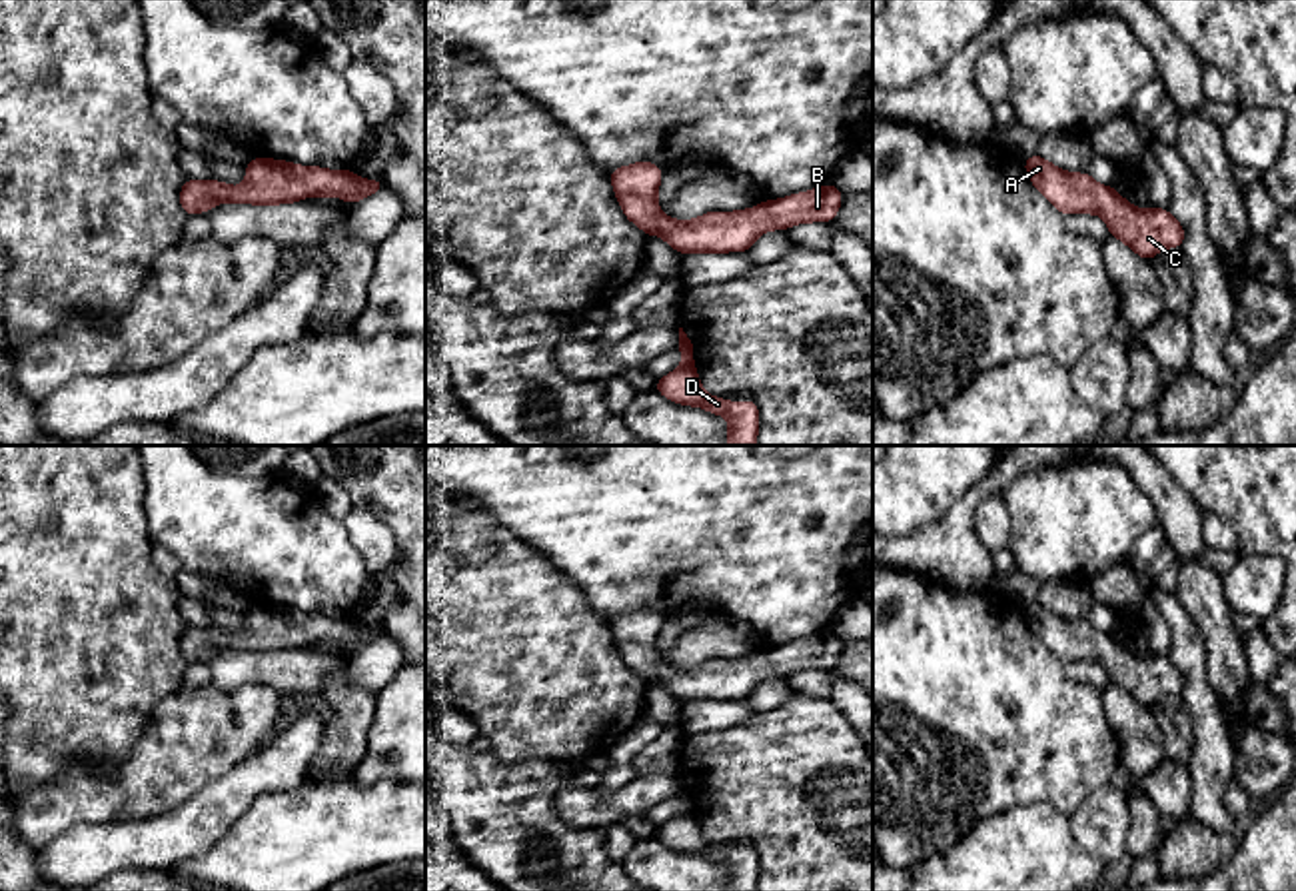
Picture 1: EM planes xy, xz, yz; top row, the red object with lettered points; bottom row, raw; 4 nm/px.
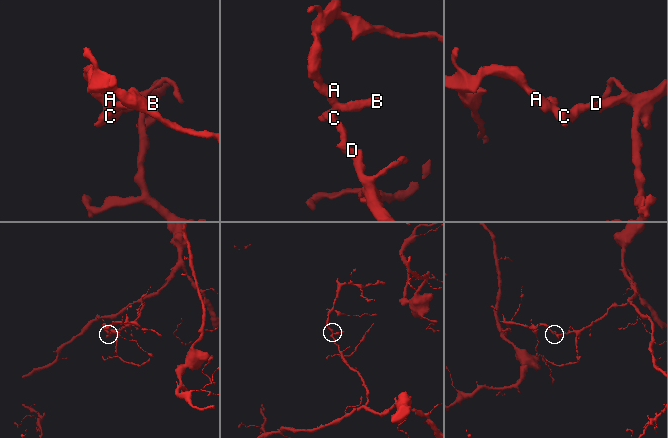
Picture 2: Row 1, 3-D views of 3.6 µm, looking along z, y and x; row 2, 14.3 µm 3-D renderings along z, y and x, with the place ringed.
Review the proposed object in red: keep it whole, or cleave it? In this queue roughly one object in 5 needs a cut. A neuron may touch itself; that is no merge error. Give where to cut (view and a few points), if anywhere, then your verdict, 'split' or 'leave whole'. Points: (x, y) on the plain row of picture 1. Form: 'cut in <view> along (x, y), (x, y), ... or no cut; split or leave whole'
no cut; leave whole

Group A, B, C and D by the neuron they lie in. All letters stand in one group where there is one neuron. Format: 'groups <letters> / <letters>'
groups A B C D

